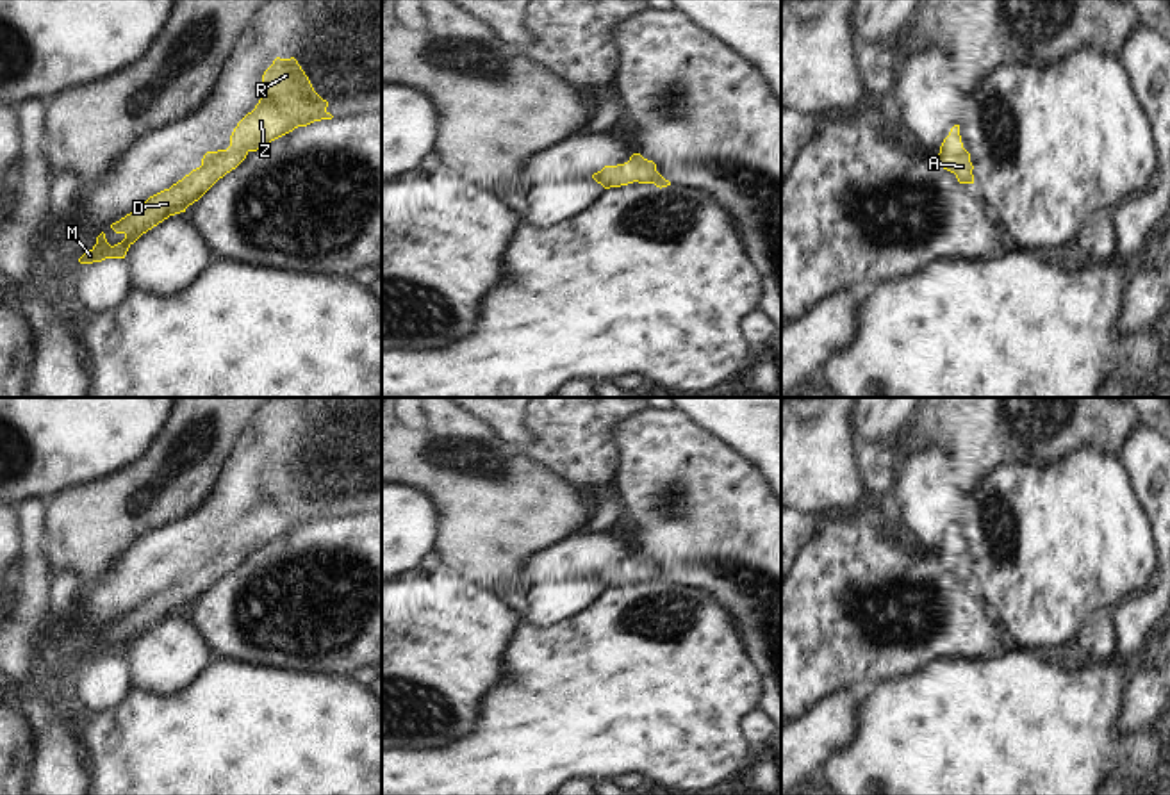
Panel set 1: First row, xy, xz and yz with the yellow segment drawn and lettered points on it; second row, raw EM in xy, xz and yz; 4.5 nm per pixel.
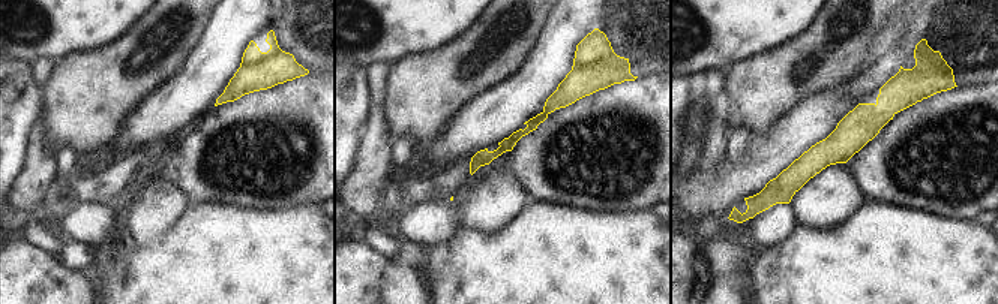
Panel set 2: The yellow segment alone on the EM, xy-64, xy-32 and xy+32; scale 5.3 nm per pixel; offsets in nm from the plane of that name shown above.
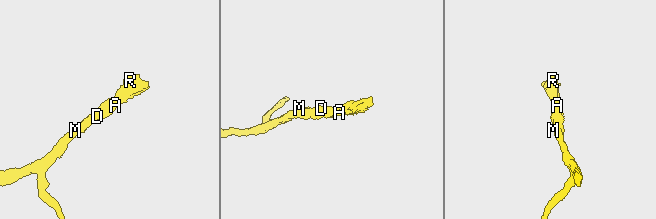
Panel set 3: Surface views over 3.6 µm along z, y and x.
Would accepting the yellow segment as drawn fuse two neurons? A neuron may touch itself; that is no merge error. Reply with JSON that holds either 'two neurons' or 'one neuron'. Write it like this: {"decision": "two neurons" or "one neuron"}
{"decision": "one neuron"}

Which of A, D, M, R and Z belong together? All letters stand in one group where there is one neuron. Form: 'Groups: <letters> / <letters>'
Groups: A D M R Z

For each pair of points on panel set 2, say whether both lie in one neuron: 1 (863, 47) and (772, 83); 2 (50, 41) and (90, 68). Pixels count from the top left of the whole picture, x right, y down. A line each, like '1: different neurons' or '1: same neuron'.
1: same neuron
2: different neurons

